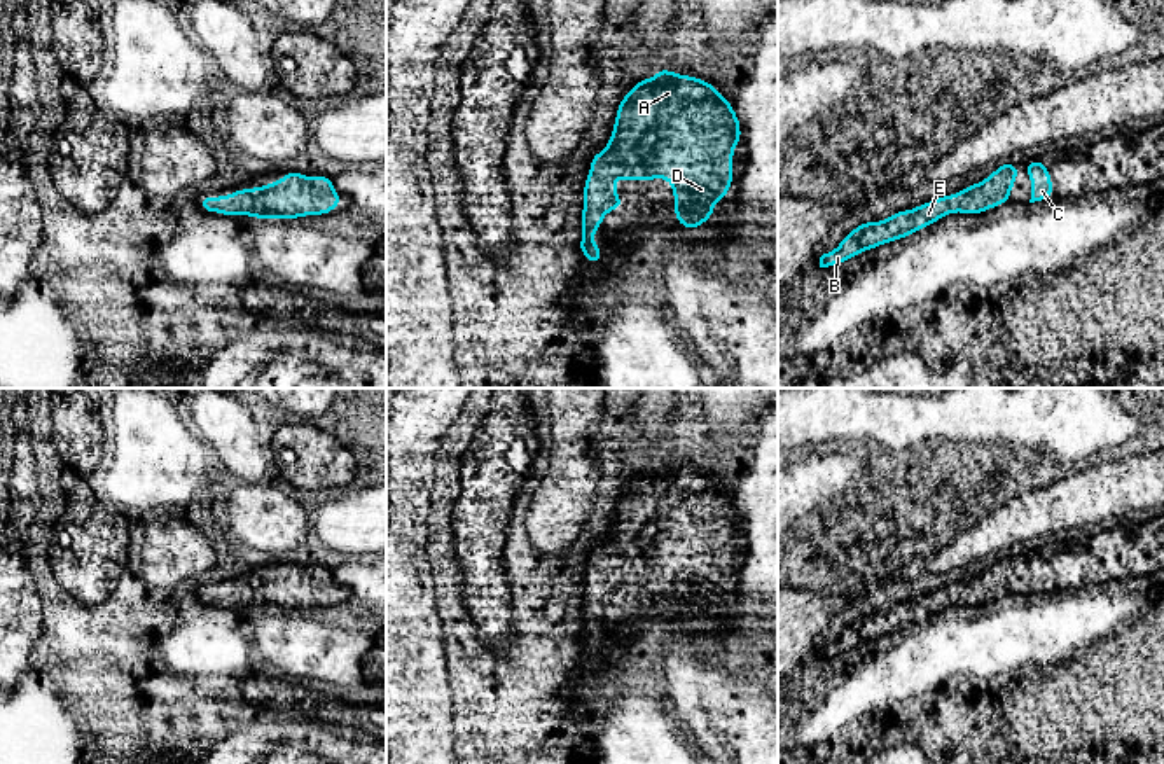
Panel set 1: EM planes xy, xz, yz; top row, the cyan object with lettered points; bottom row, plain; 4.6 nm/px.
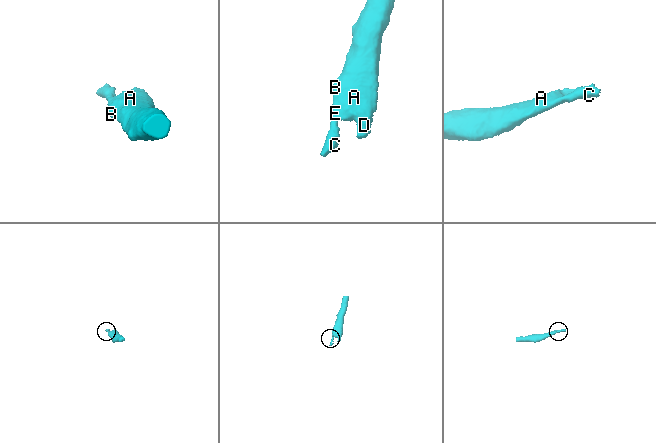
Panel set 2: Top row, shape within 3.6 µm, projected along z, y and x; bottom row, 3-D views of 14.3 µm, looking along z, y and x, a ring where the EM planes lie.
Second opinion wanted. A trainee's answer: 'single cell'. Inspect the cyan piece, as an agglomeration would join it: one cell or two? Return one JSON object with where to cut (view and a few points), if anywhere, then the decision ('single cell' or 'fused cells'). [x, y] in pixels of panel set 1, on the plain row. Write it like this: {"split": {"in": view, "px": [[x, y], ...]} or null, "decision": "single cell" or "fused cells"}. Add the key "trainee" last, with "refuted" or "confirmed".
{"split": null, "decision": "single cell", "trainee": "confirmed"}

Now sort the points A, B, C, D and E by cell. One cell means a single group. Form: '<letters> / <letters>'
A B C D E

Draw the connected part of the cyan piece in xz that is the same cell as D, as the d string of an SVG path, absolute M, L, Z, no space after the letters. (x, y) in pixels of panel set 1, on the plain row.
M657 458L654 470L641 470L634 474L629 486L620 490L613 524L603 544L591 549L591 563L584 573L584 600L582 600L582 631L579 642L587 649L592 657L603 649L599 638L594 636L594 622L601 619L606 603L620 601L622 589L615 584L615 572L671 572L671 584L675 587L675 610L682 619L706 619L703 614L717 607L711 598L729 586L732 575L734 552L732 540L741 533L741 517L738 505L732 502L732 495L727 493L722 484L710 474L704 474L694 467L678 467L671 462Z

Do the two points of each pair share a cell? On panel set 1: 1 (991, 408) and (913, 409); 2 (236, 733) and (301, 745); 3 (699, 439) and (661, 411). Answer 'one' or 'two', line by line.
1: one
2: one
3: two

